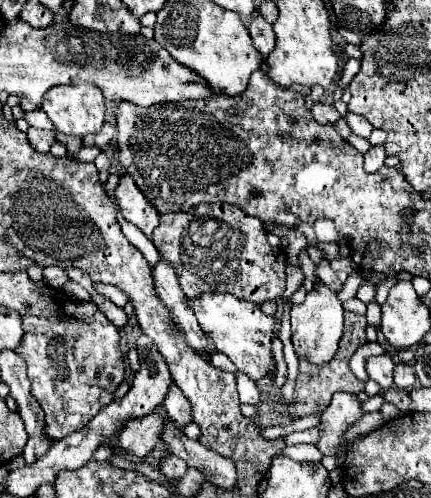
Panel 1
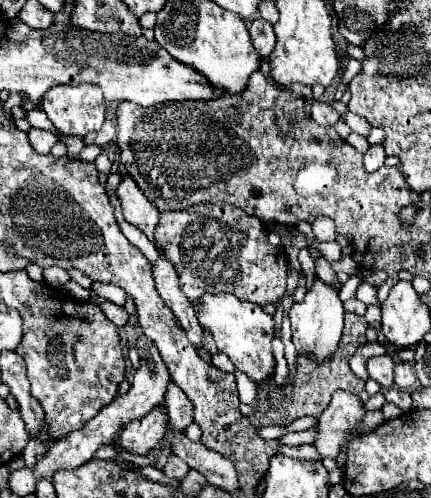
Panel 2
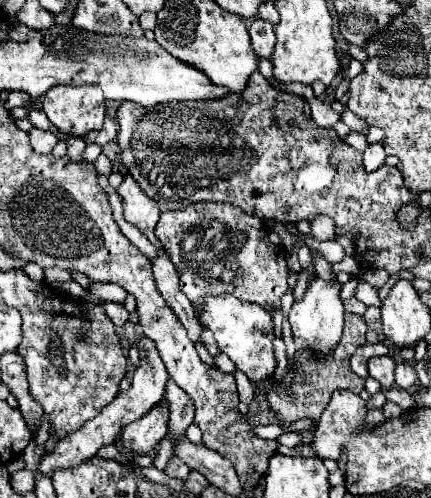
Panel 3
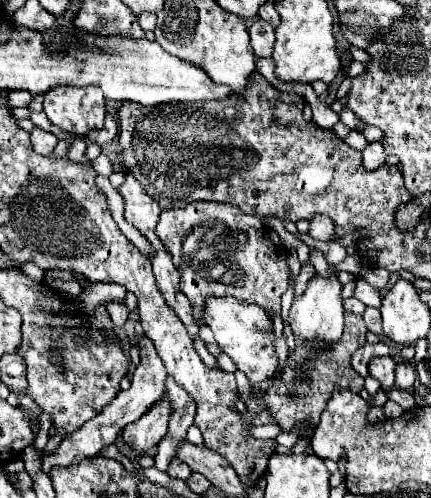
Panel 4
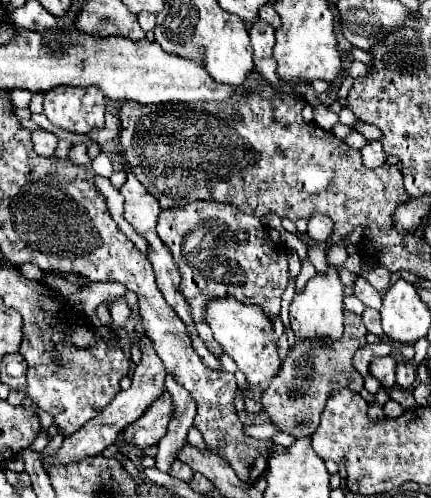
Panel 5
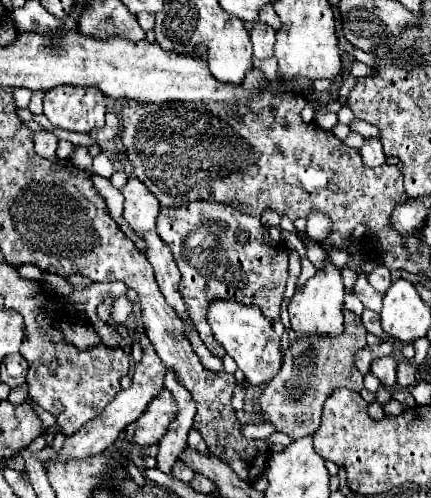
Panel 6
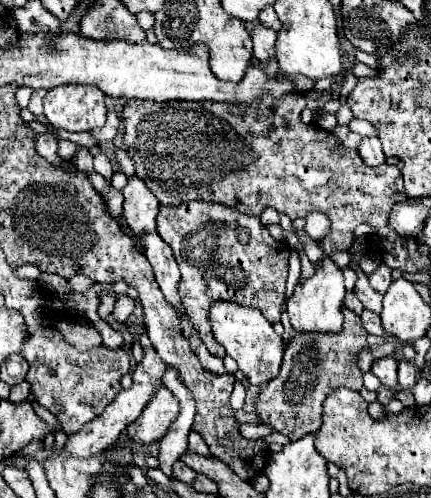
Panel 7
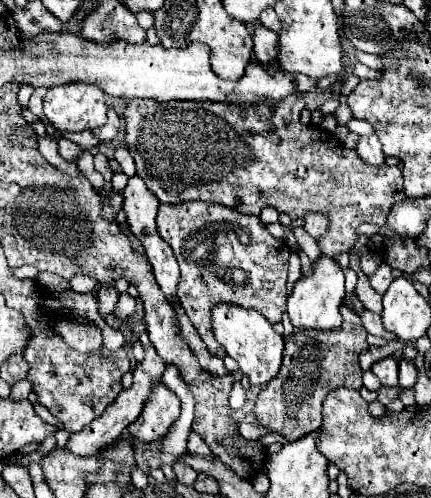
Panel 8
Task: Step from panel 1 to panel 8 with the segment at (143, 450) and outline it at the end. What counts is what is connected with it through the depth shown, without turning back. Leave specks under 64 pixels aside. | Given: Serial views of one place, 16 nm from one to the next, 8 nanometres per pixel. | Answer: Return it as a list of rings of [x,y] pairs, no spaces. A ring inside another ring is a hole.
[[[160,384],[152,392],[138,420],[134,420],[134,424],[128,426],[128,434],[140,442],[154,442],[166,436],[170,424],[178,418],[178,414],[180,400],[172,396],[172,392],[164,384]]]

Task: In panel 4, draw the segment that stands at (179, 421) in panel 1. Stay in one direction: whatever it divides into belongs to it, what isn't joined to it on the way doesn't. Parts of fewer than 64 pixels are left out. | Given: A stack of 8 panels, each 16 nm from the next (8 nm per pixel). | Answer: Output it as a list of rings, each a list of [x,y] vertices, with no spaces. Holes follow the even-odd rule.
[[[172,378],[166,380],[166,394],[172,404],[172,416],[168,424],[168,434],[159,442],[158,454],[154,458],[156,460],[154,466],[158,470],[166,470],[170,460],[176,456],[176,448],[186,438],[186,430],[194,422],[196,412],[196,406],[188,396],[188,392],[184,392],[184,388],[180,388],[178,384],[174,384]]]

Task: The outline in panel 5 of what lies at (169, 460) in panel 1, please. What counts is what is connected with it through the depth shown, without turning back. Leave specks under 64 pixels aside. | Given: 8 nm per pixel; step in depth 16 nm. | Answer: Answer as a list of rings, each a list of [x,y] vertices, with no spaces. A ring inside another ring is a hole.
[[[178,458],[172,462],[172,466],[170,466],[168,474],[170,474],[170,476],[174,476],[174,478],[180,478],[180,480],[184,480],[184,482],[188,482],[188,480],[192,478],[192,470],[190,470],[184,462],[180,462]]]

